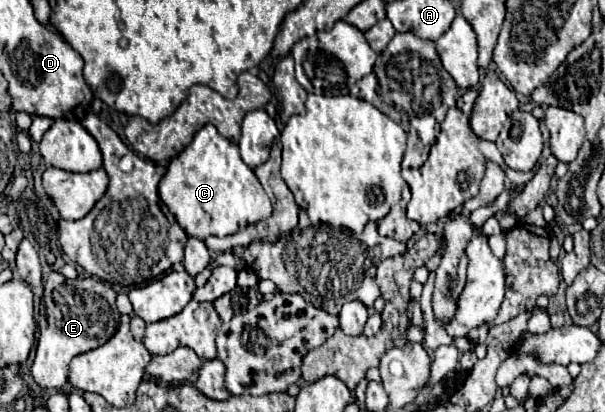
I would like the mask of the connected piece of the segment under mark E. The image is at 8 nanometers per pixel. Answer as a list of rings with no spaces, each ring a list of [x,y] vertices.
[[[49,273],[45,281],[47,327],[37,339],[37,355],[31,365],[31,377],[41,389],[61,389],[67,383],[67,365],[75,355],[105,345],[119,329],[121,313],[115,305],[117,293],[107,281],[85,277],[67,281],[61,273]]]

